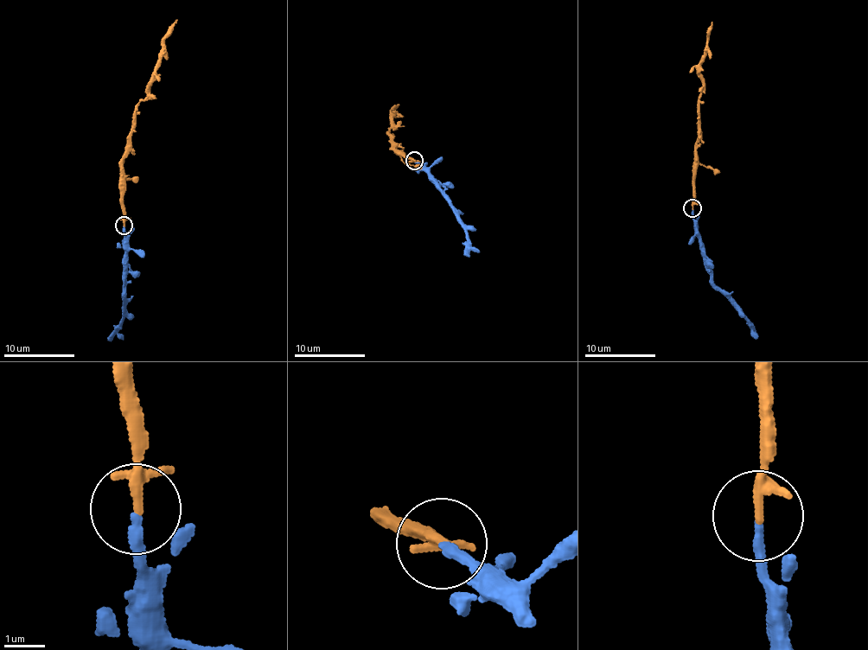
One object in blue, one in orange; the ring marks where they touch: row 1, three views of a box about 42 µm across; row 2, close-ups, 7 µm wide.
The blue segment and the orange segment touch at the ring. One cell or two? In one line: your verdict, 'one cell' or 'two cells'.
one cell

